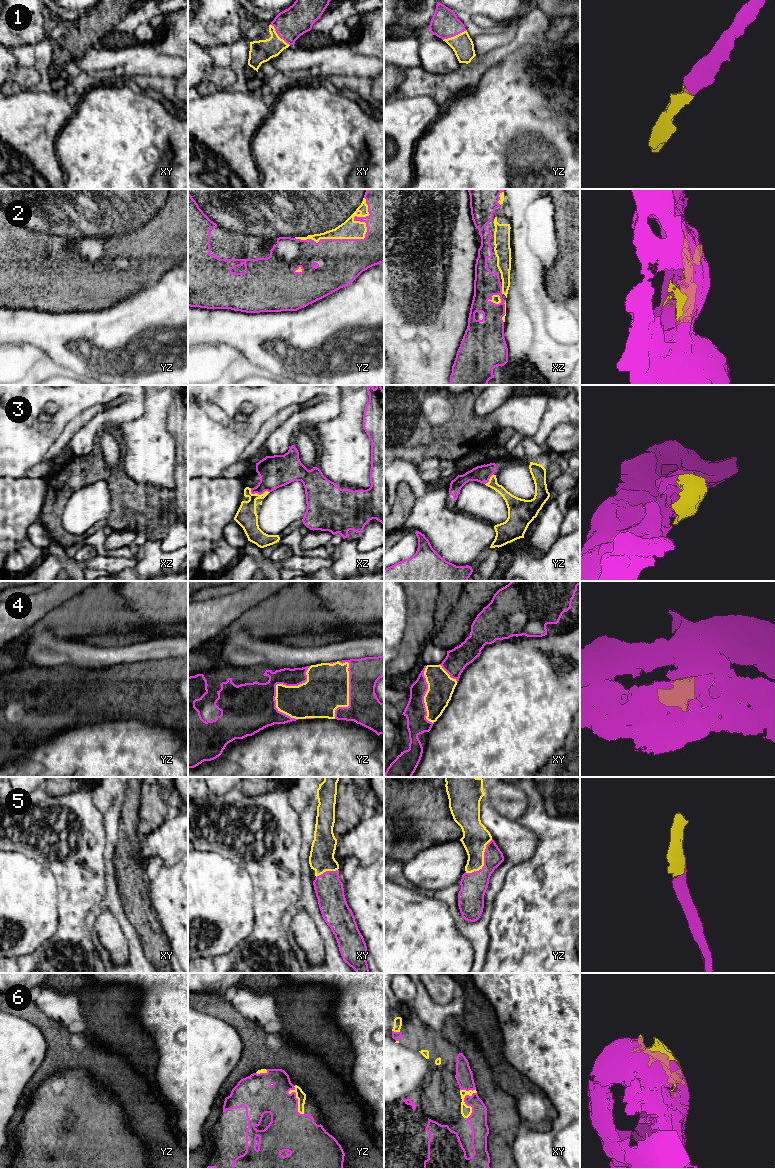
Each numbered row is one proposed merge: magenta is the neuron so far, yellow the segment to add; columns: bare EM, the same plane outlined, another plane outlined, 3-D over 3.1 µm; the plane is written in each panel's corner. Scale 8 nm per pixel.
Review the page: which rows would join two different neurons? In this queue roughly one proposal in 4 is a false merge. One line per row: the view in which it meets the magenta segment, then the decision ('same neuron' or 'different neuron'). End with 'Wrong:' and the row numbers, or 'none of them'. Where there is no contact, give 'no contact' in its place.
1: meets magenta in xy; same neuron
2: meets magenta in yz; same neuron
3: meets magenta in xz; same neuron
4: meets magenta in yz; same neuron
5: meets magenta in yz; same neuron
6: meets magenta in xy; same neuron
Wrong: none of them

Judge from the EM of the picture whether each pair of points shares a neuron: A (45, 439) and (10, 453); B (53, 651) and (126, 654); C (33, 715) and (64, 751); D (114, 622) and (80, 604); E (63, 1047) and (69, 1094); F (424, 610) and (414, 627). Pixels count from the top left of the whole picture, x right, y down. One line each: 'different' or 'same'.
A: same
B: same
C: different
D: same
E: different
F: same

